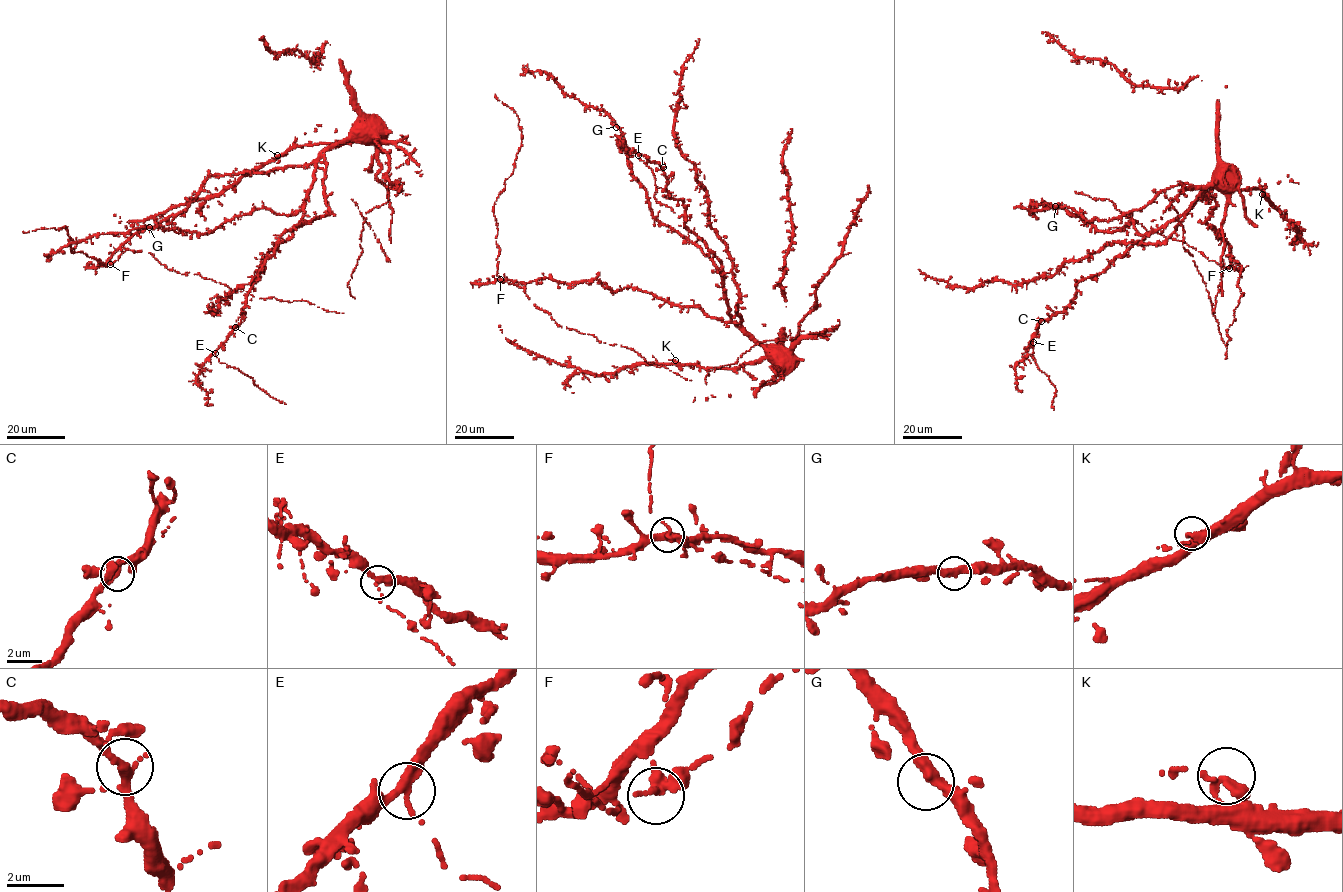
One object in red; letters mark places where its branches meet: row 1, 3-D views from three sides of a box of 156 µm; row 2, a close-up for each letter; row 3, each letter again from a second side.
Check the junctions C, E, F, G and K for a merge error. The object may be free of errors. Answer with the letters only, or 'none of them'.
E

